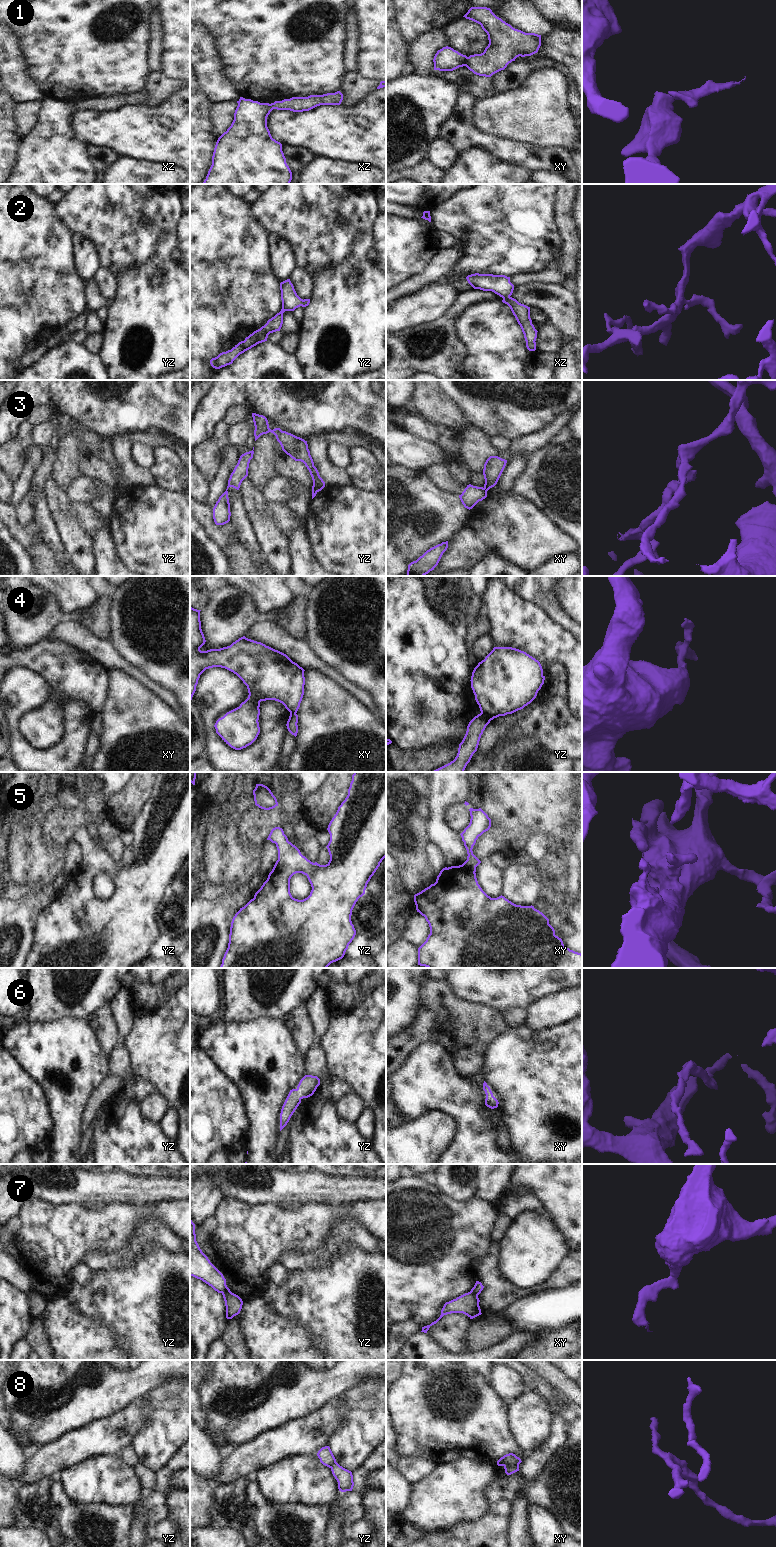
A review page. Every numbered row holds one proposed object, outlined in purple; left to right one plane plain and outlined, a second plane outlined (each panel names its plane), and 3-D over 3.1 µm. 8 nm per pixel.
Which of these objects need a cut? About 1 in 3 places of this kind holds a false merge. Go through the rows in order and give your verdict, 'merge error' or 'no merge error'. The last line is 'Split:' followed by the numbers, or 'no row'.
1: merge error
2: no merge error
3: merge error
4: merge error
5: no merge error
6: no merge error
7: merge error
8: merge error
Split: 1, 3, 4, 7, 8

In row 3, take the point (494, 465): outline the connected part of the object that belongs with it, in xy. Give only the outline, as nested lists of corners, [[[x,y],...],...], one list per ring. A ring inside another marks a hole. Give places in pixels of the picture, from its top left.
[[[490,456],[486,460],[483,469],[483,475],[485,479],[484,489],[486,492],[497,484],[506,466],[506,463],[507,460],[498,456]]]

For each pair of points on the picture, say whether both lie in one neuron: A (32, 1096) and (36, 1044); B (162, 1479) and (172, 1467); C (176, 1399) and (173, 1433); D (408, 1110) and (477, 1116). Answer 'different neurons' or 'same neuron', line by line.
A: different neurons
B: same neuron
C: same neuron
D: same neuron

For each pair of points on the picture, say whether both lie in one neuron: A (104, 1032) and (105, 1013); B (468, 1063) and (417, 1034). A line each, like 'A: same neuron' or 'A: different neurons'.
A: same neuron
B: same neuron

